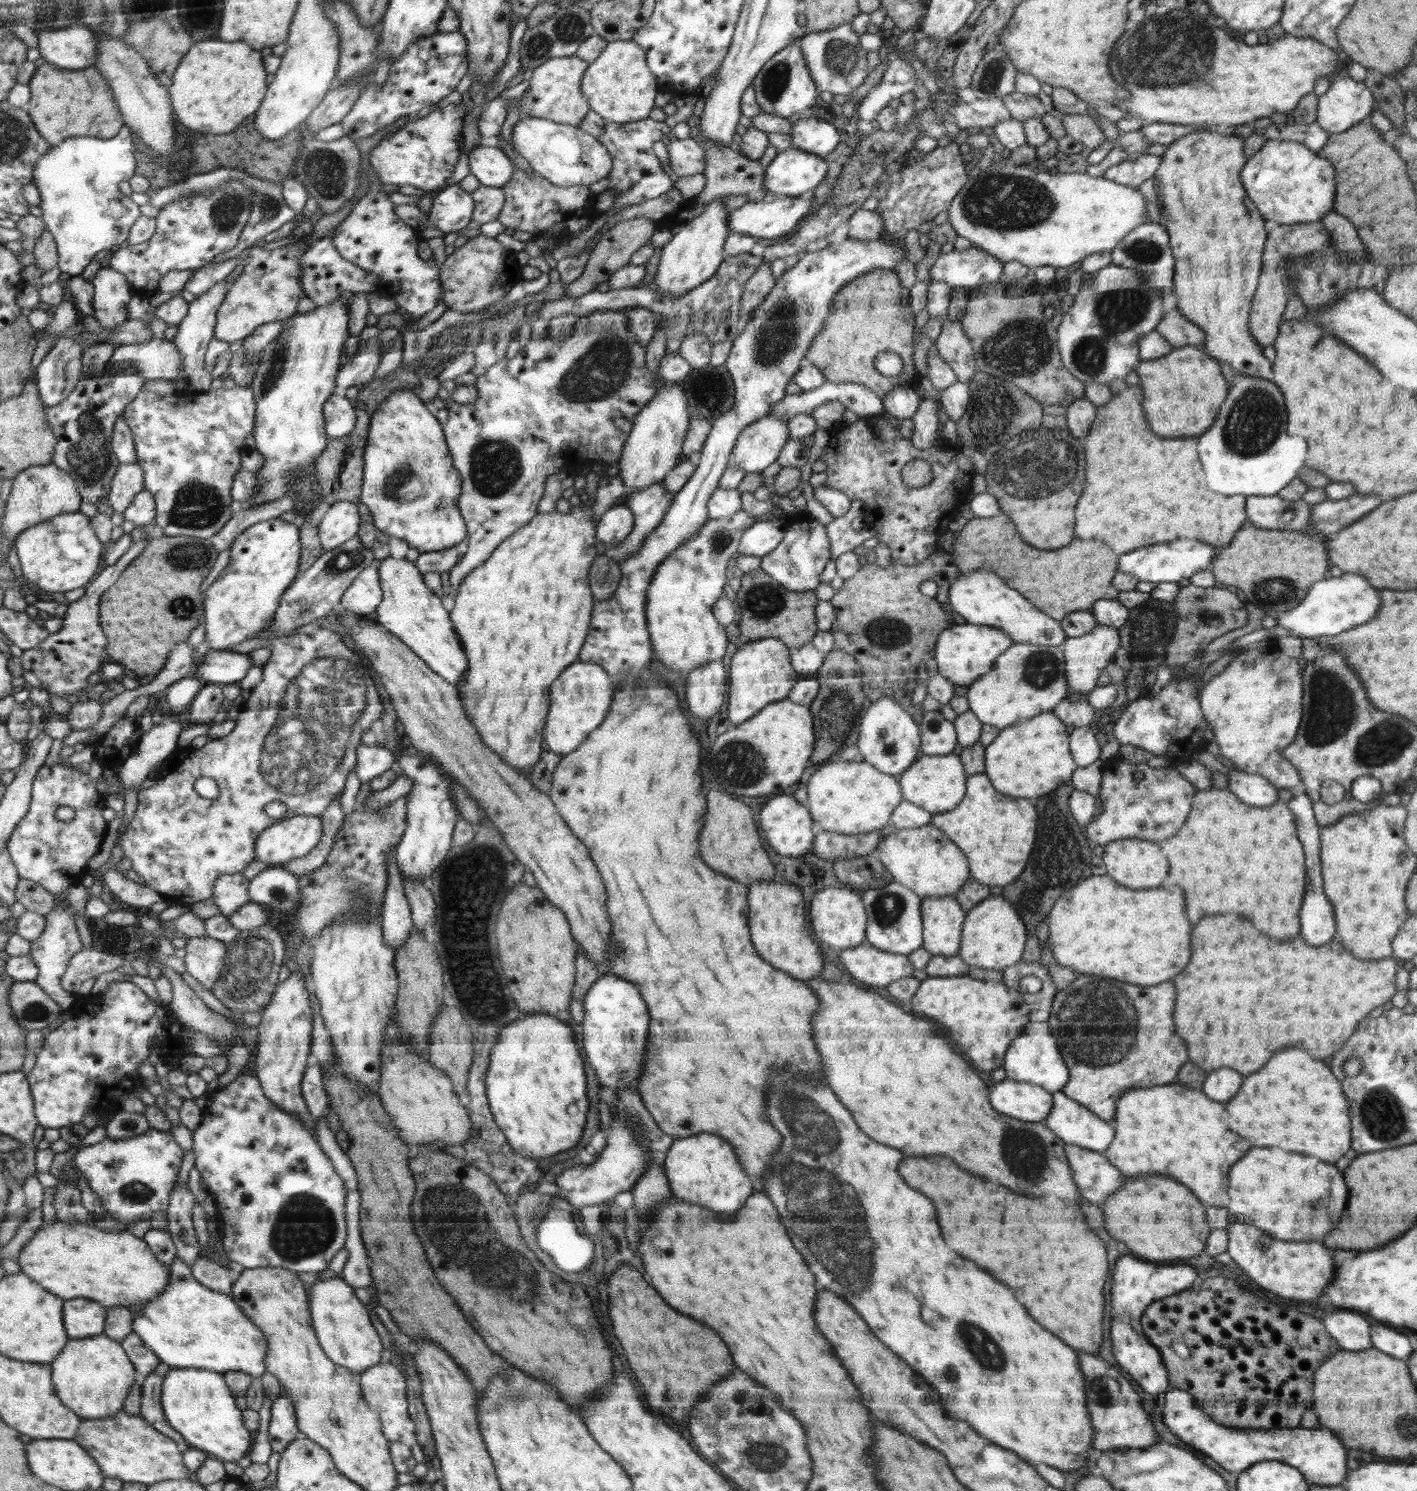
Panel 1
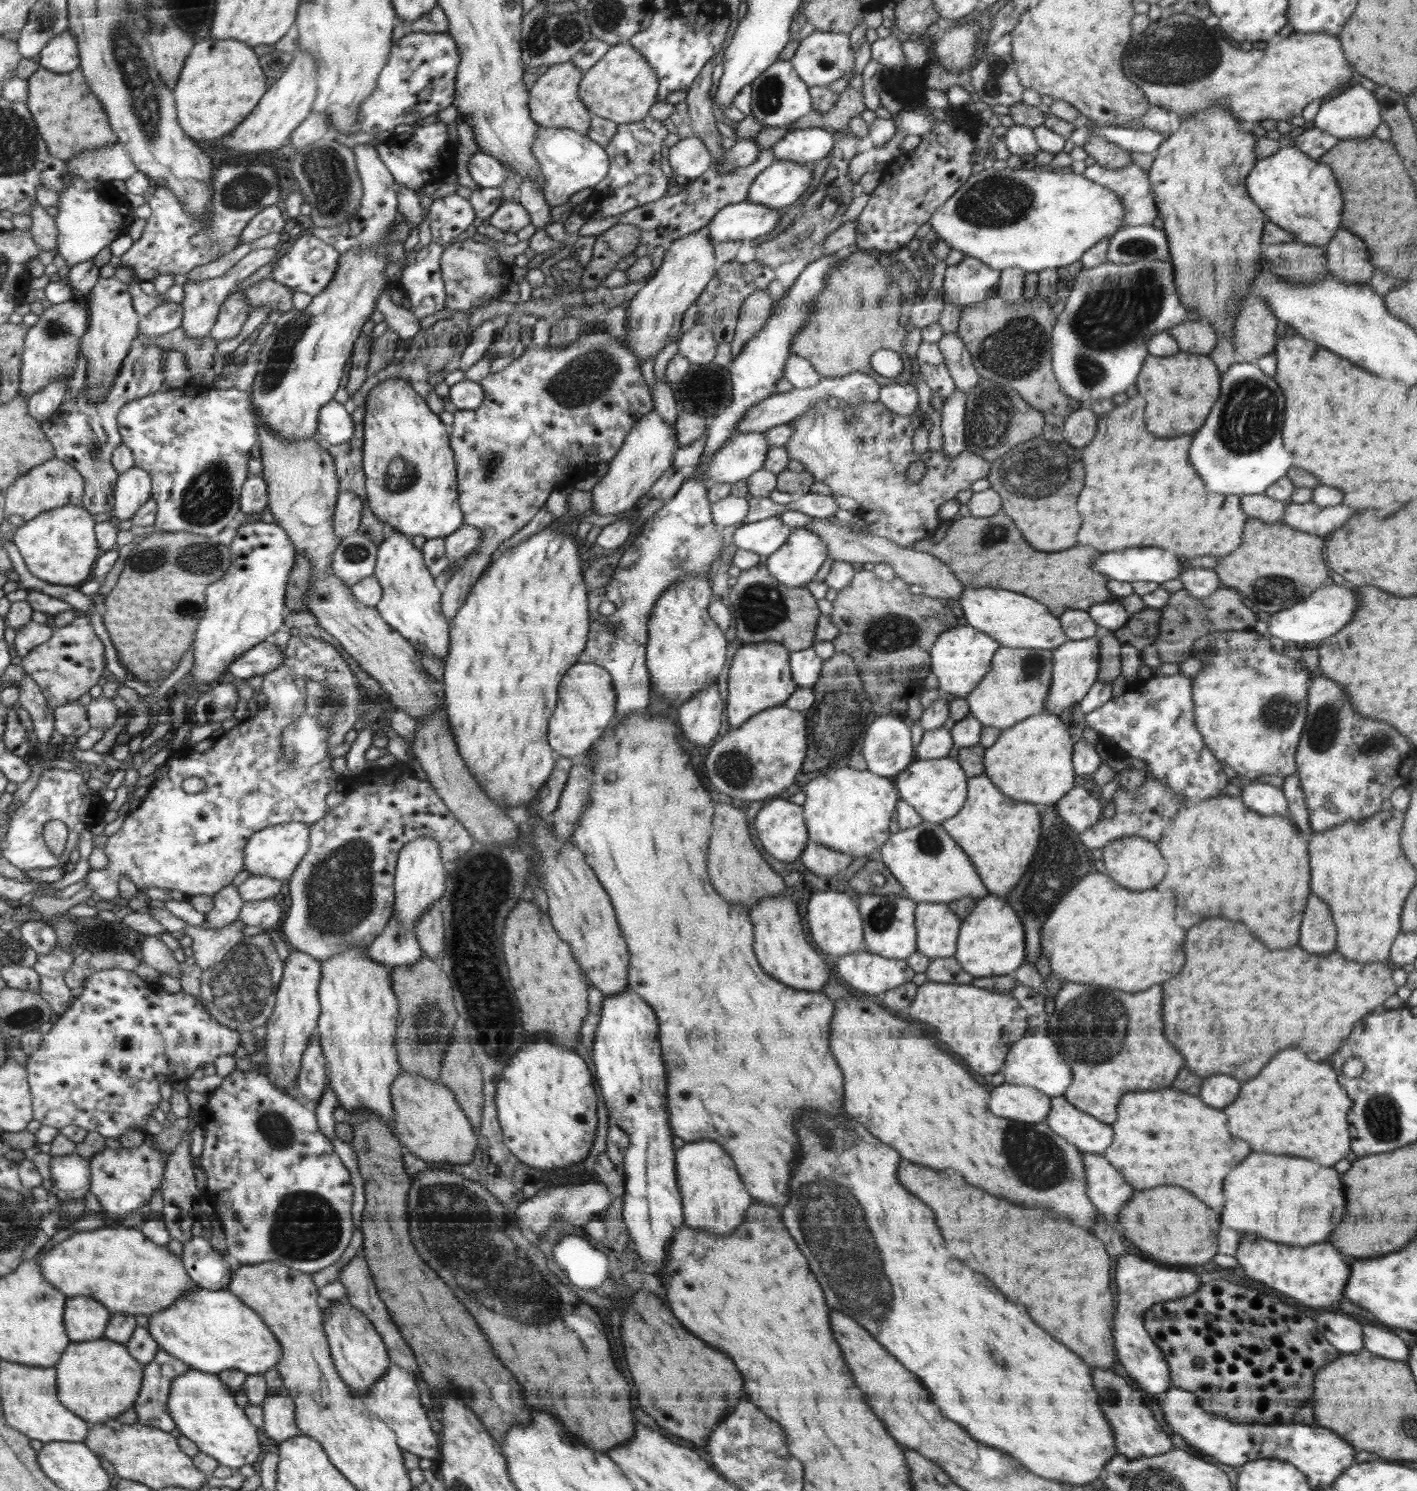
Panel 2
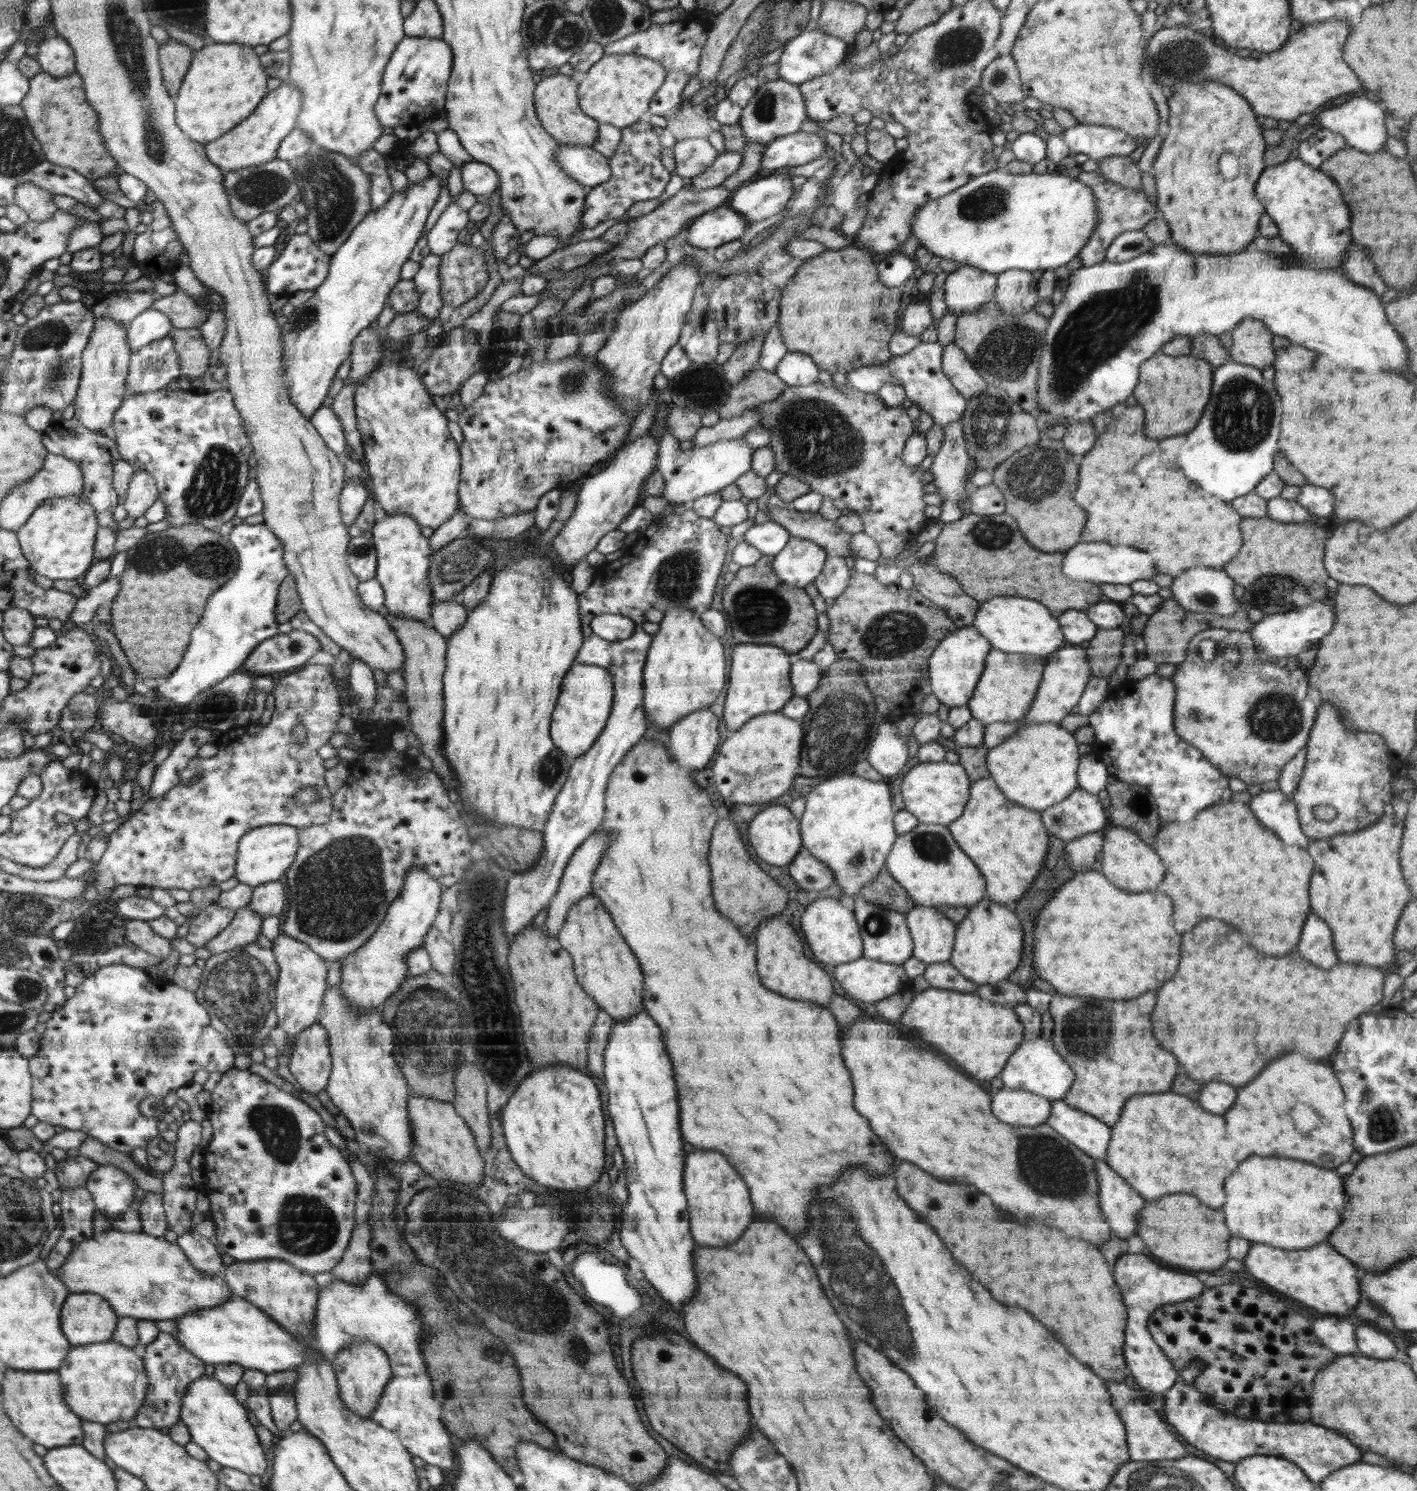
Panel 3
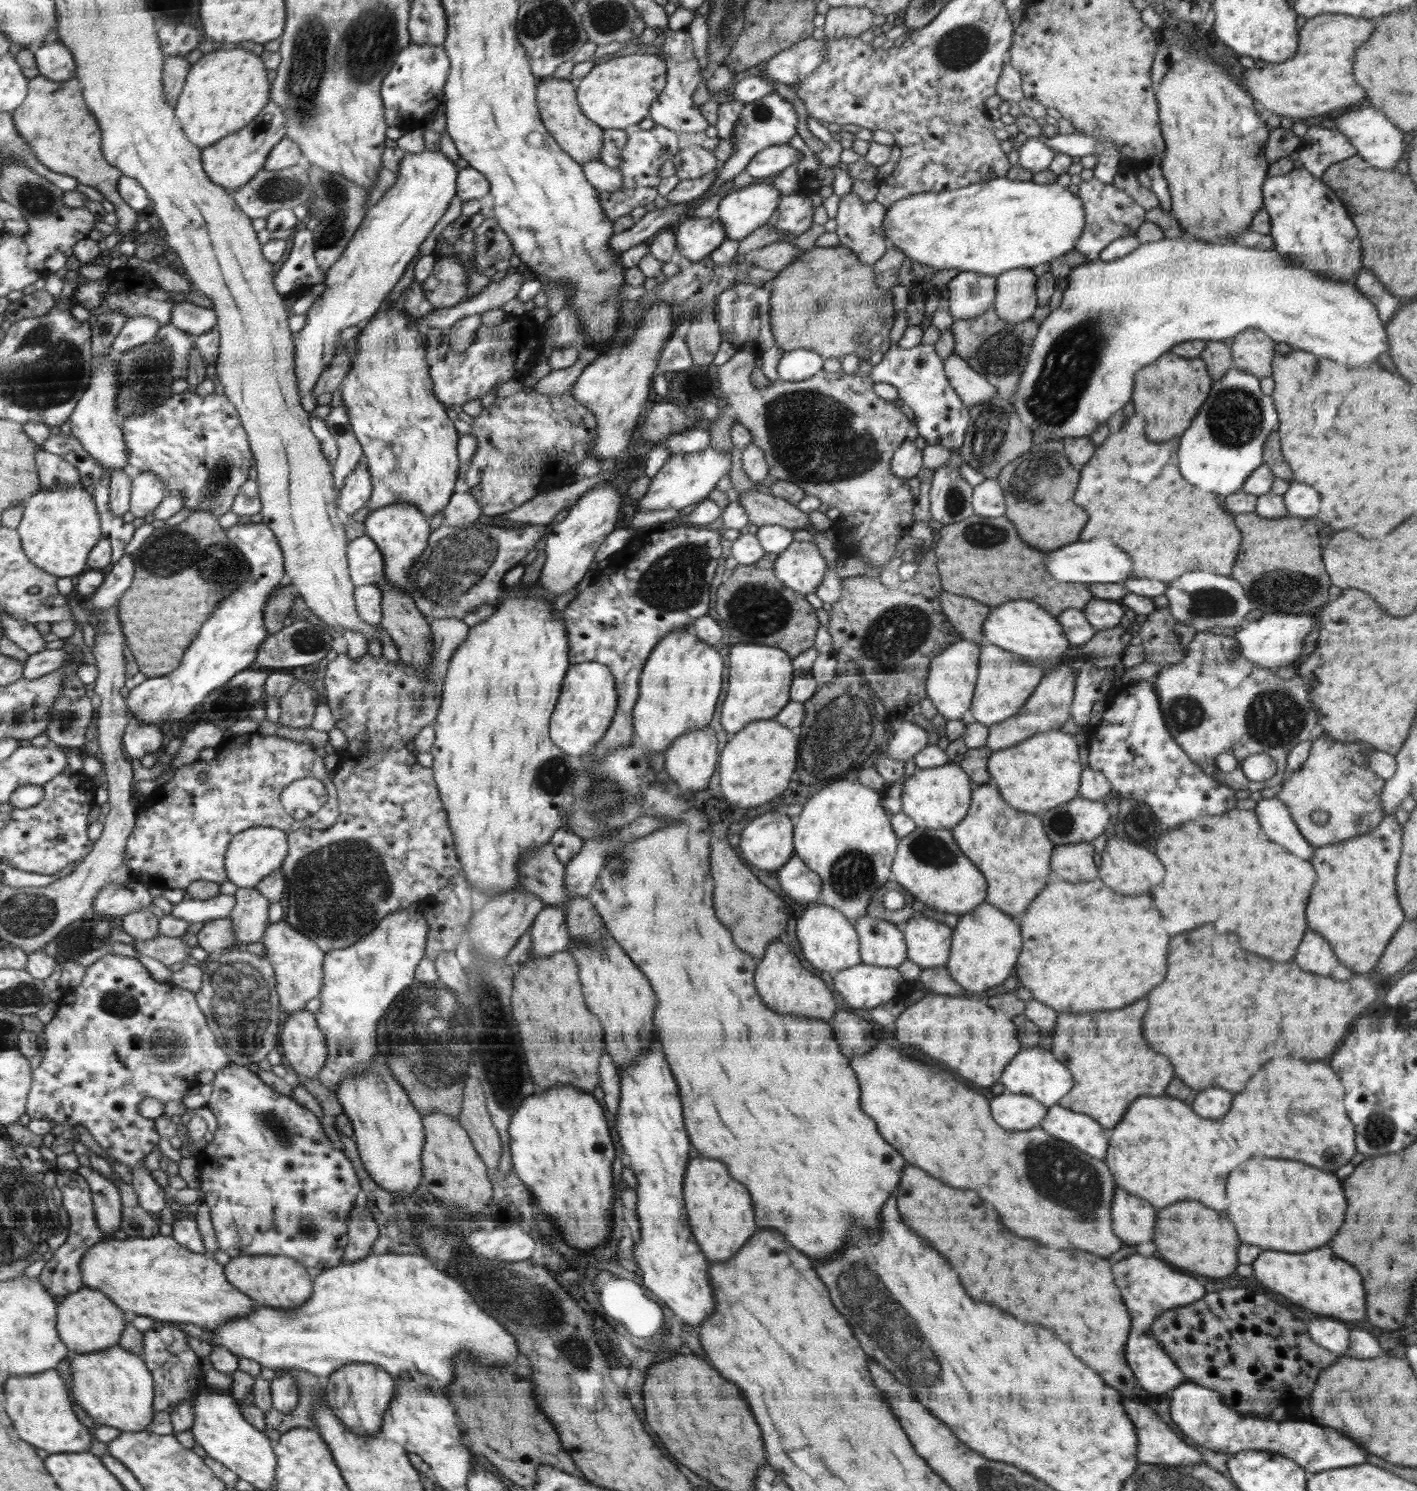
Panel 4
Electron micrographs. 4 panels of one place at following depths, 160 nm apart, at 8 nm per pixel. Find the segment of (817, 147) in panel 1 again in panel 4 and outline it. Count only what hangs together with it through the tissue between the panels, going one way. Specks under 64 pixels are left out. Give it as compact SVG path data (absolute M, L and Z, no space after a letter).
M788 144L773 145L756 155L746 172L756 179L776 175L802 160L803 155Z

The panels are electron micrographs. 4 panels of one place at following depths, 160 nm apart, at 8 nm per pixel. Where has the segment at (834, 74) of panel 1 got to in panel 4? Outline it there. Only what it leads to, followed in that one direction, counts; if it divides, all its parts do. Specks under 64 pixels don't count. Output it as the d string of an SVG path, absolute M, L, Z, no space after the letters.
M812 37L791 45L782 54L775 54L765 62L764 74L768 74L771 80L778 80L782 84L793 86L799 83L822 62L826 41L826 38L816 40Z

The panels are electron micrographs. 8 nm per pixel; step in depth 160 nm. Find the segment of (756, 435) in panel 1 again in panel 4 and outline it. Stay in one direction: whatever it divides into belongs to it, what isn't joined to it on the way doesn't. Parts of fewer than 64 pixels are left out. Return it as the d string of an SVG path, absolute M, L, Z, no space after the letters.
M708 447L703 452L671 456L651 478L650 486L646 494L639 500L636 511L640 508L650 511L666 508L681 510L690 504L704 502L704 499L712 494L712 490L716 490L716 486L720 486L720 478L724 478L731 466L731 449L714 450Z

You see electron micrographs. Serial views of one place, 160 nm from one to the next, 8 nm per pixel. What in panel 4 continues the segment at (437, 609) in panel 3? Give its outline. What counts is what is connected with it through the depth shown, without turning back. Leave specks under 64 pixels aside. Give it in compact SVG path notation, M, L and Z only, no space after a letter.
M435 619L430 623L435 649L428 672L404 666L400 661L389 662L383 656L374 658L368 653L356 662L346 654L339 654L329 661L325 672L326 704L334 716L336 729L344 732L348 742L346 748L336 751L339 763L334 770L333 783L338 790L339 818L324 830L305 828L291 832L287 836L290 852L281 867L288 897L285 919L296 932L310 938L325 953L354 945L374 932L384 917L412 906L417 899L437 896L448 881L463 870L434 780L434 770L420 762L420 754L412 750L412 742L438 717L448 663L460 644L467 640L471 629L458 619Z

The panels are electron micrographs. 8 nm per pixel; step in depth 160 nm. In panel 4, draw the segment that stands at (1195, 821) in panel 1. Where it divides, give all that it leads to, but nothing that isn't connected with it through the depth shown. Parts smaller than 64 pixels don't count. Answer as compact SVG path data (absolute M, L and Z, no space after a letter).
M1235 807L1224 814L1203 815L1176 829L1165 830L1156 842L1156 856L1166 868L1166 878L1160 886L1150 889L1150 896L1152 904L1162 914L1160 926L1168 934L1180 934L1196 926L1214 924L1216 930L1234 930L1234 934L1242 938L1240 946L1244 946L1244 950L1262 954L1274 962L1286 962L1296 954L1306 932L1304 908L1317 874L1310 861L1292 856L1291 852L1264 834L1254 810Z

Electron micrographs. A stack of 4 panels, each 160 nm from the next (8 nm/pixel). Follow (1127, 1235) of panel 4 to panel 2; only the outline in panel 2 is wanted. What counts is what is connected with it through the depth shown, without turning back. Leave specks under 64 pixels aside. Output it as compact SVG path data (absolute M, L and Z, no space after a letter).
M1082 1152L1082 1156L1088 1180L1088 1198L1110 1224L1116 1224L1120 1210L1132 1196L1132 1186L1124 1182L1120 1171L1103 1155Z

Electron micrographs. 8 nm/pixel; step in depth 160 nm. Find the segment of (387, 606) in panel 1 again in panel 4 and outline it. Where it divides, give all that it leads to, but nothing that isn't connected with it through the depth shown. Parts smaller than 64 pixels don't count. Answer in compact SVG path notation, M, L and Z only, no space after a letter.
M396 503L373 510L365 520L365 534L375 539L385 560L385 576L392 586L410 594L408 572L429 545L431 533L428 516L412 503Z

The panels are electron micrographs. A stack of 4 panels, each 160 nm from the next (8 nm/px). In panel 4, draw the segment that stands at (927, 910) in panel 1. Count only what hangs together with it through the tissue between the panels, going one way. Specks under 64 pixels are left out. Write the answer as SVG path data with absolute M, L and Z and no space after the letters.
M916 913L902 927L907 958L923 969L948 962L953 928Z

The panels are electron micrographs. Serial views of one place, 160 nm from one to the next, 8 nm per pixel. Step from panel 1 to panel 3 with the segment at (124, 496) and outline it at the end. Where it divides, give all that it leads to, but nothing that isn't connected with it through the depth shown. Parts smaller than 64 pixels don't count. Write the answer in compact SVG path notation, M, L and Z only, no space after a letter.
M140 470L130 479L123 502L130 518L145 516L145 512L159 499L159 489L148 471Z

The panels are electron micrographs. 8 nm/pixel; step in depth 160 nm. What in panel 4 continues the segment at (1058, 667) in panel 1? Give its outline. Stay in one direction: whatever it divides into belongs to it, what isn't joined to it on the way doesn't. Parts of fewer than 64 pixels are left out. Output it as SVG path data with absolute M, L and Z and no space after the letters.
M983 645L979 660L969 717L990 727L1014 716L1030 698L1032 691L1040 684L1045 674L1042 668L1026 664L1024 658L1000 646Z

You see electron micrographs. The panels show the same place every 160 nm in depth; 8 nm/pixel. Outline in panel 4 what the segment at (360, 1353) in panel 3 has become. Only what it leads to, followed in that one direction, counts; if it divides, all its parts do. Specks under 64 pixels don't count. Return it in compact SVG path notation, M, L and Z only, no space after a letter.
M353 1362L328 1376L327 1405L343 1425L359 1436L376 1436L394 1396L394 1380L381 1366L369 1362Z

